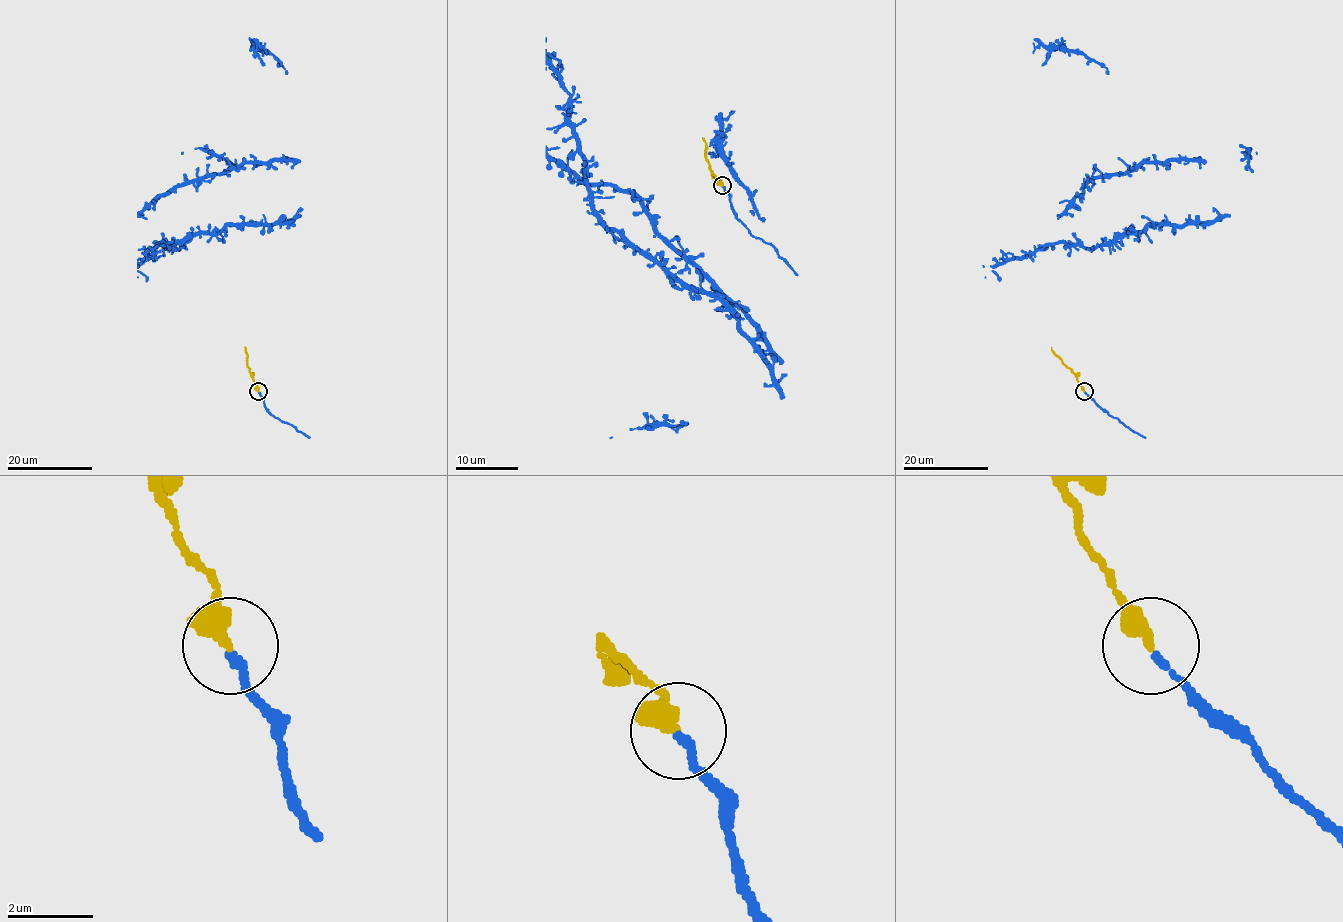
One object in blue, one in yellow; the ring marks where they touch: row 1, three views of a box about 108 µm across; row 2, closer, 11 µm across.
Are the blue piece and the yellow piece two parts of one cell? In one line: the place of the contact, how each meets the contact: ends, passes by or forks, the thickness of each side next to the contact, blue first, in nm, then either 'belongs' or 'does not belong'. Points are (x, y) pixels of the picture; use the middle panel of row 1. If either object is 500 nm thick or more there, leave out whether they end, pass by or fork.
(722, 185) | blue ends | yellow ends | 160/380 nm | belongs

